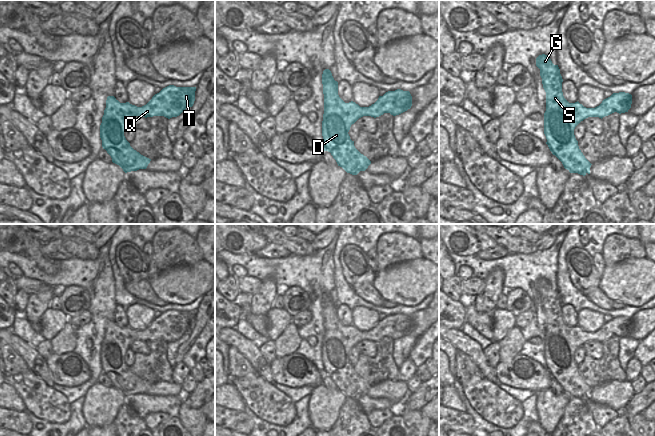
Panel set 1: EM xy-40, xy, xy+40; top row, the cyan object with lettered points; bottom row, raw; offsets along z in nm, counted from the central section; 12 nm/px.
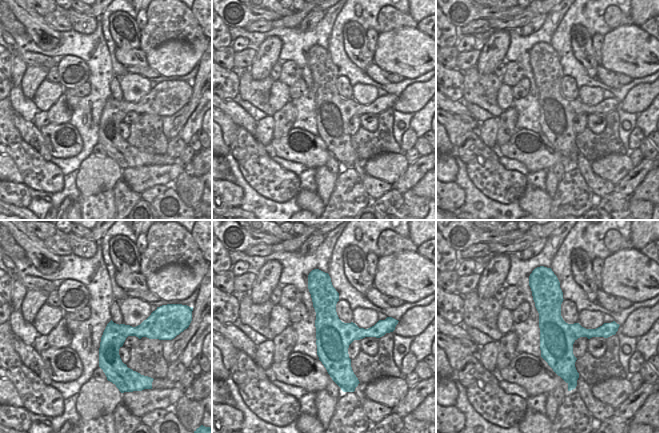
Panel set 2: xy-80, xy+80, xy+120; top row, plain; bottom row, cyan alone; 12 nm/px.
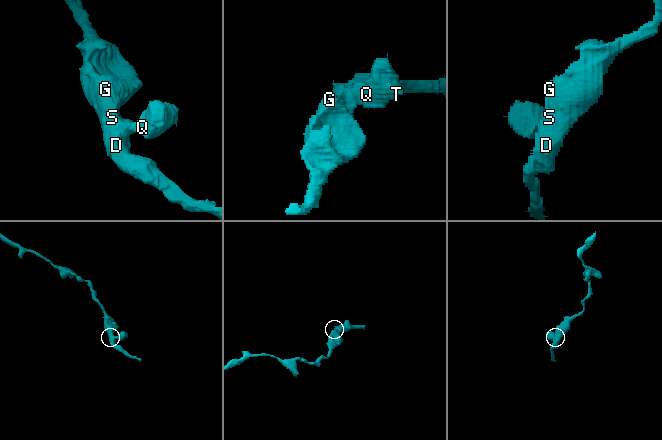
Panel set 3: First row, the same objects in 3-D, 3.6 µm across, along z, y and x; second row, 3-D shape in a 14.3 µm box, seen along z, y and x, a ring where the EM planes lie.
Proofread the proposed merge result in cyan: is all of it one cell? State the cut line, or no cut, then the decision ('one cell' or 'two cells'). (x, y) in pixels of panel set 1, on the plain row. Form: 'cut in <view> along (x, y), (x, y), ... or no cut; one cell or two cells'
no cut; one cell

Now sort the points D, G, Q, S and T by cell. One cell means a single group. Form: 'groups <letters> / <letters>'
groups D G Q S T

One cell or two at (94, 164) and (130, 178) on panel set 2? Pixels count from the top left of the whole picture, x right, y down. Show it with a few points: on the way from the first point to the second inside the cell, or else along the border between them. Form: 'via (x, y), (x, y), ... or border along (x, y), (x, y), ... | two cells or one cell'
border along (123, 169), (121, 178) | two cells

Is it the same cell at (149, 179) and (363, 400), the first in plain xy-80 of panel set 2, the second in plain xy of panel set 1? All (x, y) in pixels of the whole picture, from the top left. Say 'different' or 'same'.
same

